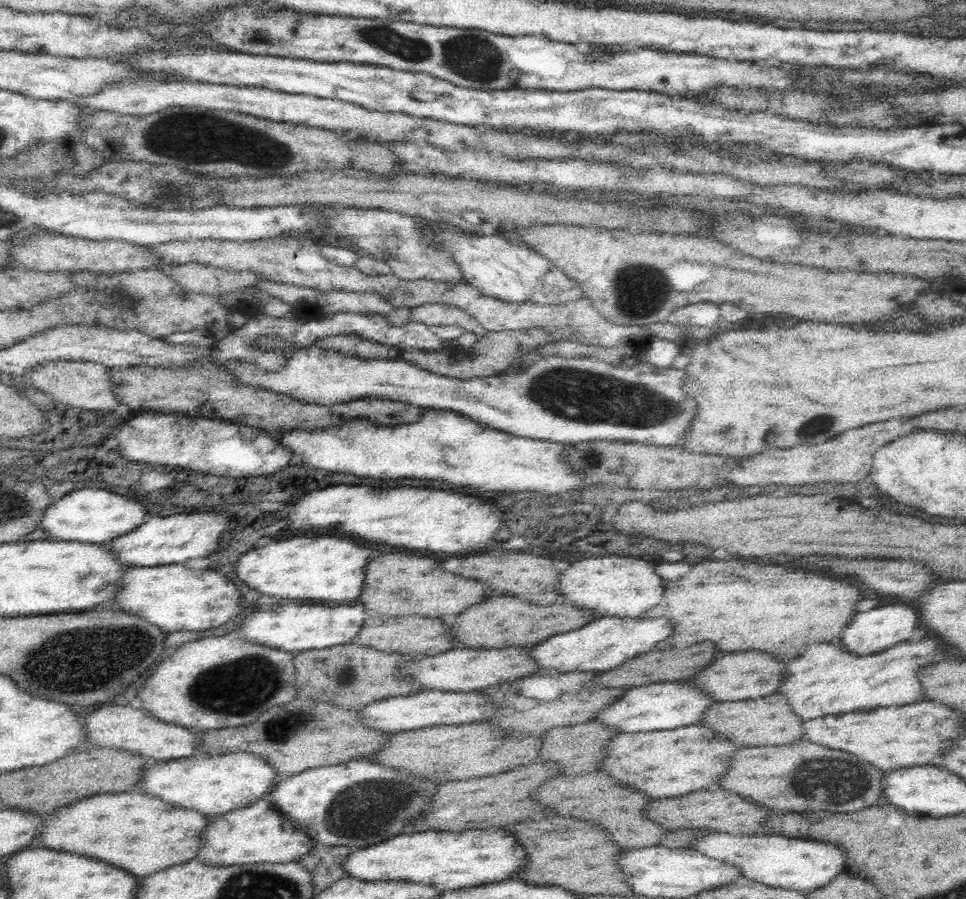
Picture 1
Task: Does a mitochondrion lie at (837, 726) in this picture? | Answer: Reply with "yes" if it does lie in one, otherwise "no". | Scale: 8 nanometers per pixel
no

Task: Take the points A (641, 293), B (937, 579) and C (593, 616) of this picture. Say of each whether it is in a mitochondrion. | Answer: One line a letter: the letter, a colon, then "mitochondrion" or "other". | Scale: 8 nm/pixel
A: mitochondrion
B: other
C: other

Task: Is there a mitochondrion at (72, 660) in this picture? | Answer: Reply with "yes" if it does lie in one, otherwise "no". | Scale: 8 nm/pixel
yes

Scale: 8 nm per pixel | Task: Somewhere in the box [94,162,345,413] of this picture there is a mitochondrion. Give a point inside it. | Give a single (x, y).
(161, 189)

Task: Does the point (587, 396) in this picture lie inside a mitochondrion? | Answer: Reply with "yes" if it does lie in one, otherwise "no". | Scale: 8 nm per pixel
yes

